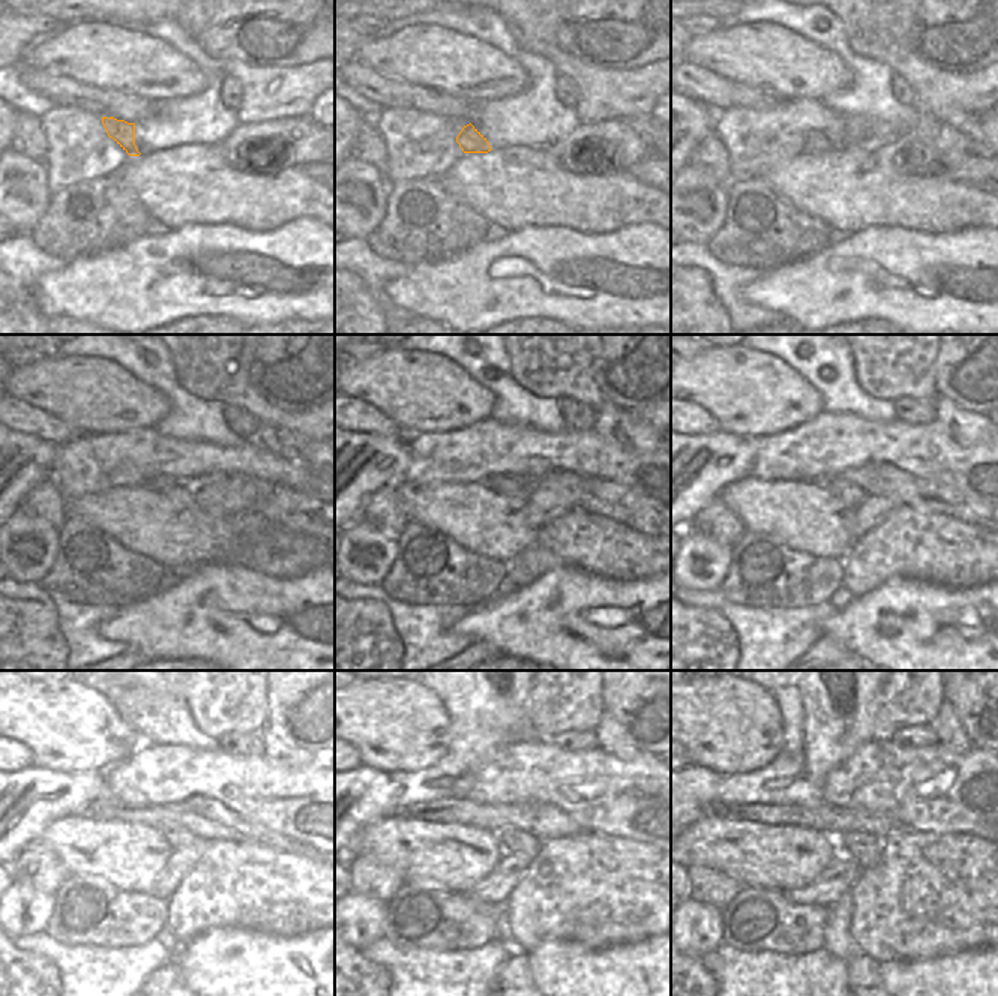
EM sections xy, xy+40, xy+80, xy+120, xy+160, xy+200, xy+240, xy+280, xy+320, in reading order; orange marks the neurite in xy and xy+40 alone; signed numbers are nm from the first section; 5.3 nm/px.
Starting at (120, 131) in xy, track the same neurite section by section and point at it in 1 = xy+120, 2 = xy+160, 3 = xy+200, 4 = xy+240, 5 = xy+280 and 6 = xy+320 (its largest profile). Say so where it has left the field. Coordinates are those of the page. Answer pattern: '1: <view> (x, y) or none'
1: xy+120 (161, 483)
2: xy+160 (502, 485)
3: xy+200 (850, 494)
4: xy+240 (177, 836)
5: xy+280 (511, 839)
6: xy+320 (866, 849)

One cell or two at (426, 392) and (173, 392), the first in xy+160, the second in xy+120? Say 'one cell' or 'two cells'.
two cells

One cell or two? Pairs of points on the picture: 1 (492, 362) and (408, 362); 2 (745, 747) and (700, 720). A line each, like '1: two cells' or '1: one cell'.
1: two cells
2: one cell

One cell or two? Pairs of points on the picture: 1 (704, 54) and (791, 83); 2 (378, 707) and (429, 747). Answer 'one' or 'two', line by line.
1: one
2: one

